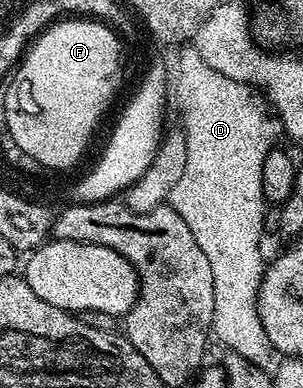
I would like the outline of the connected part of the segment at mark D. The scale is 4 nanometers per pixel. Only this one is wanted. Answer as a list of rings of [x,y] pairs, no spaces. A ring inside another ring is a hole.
[[[195,46],[181,47],[179,52],[176,76],[174,72],[174,96],[176,92],[180,120],[184,123],[186,170],[174,185],[174,190],[170,190],[167,203],[182,214],[182,222],[190,226],[194,242],[198,242],[202,254],[206,254],[210,261],[210,274],[214,274],[213,333],[217,337],[220,335],[227,351],[240,354],[250,363],[268,366],[274,357],[274,349],[270,338],[266,338],[266,330],[262,330],[262,318],[258,318],[258,290],[266,267],[264,252],[260,249],[260,240],[264,236],[262,214],[266,207],[262,194],[262,162],[266,162],[266,154],[281,143],[280,117],[257,89],[249,84],[234,82],[234,78],[226,78],[226,74],[218,74],[218,70],[206,66]]]

